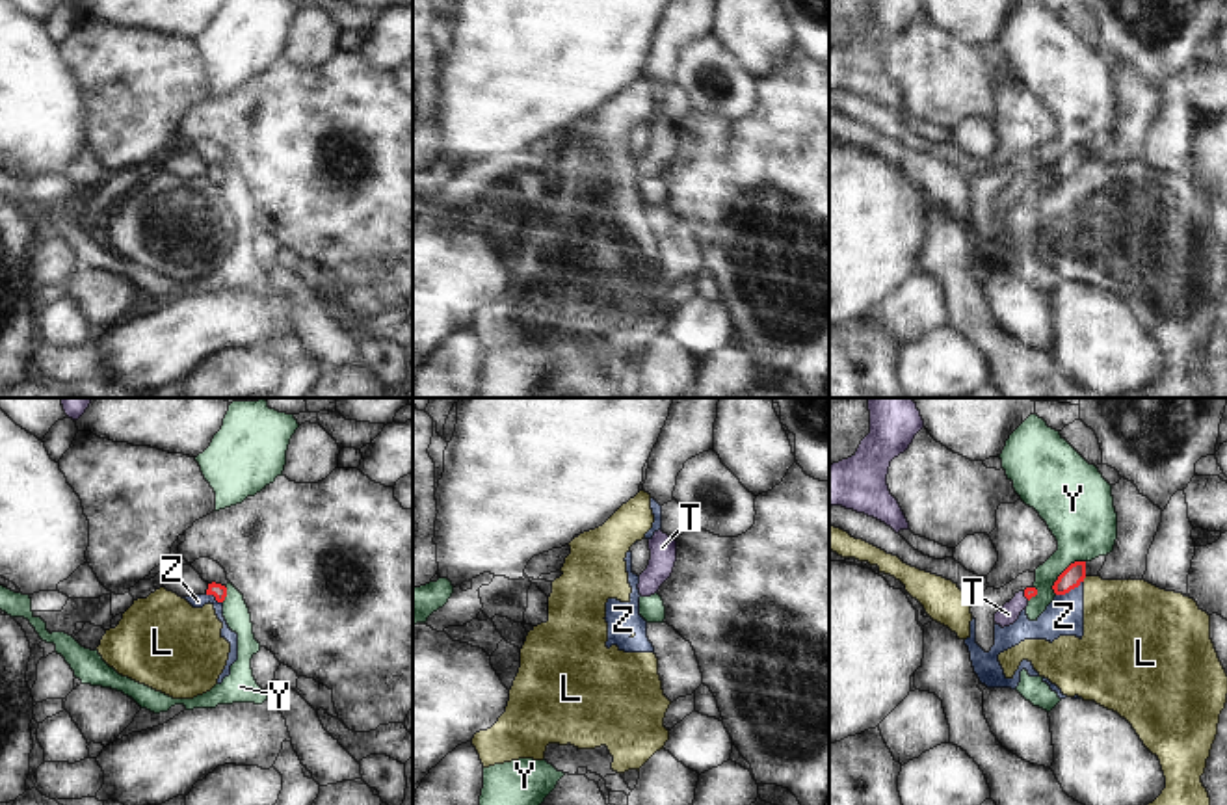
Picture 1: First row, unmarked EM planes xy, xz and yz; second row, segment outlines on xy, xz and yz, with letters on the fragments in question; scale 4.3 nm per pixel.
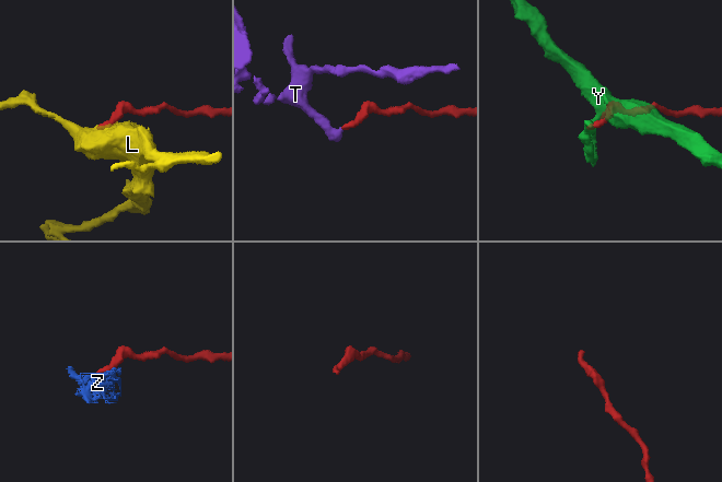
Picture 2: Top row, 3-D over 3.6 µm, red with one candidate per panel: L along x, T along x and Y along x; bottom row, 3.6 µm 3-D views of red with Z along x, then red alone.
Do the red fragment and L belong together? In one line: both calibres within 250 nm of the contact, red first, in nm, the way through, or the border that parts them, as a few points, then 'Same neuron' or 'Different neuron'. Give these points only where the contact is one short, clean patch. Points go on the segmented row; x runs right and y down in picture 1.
Thickness 90 nm (red) against 360 nm. Boundary: yz (1086, 577), (1082, 580). Different neuron

